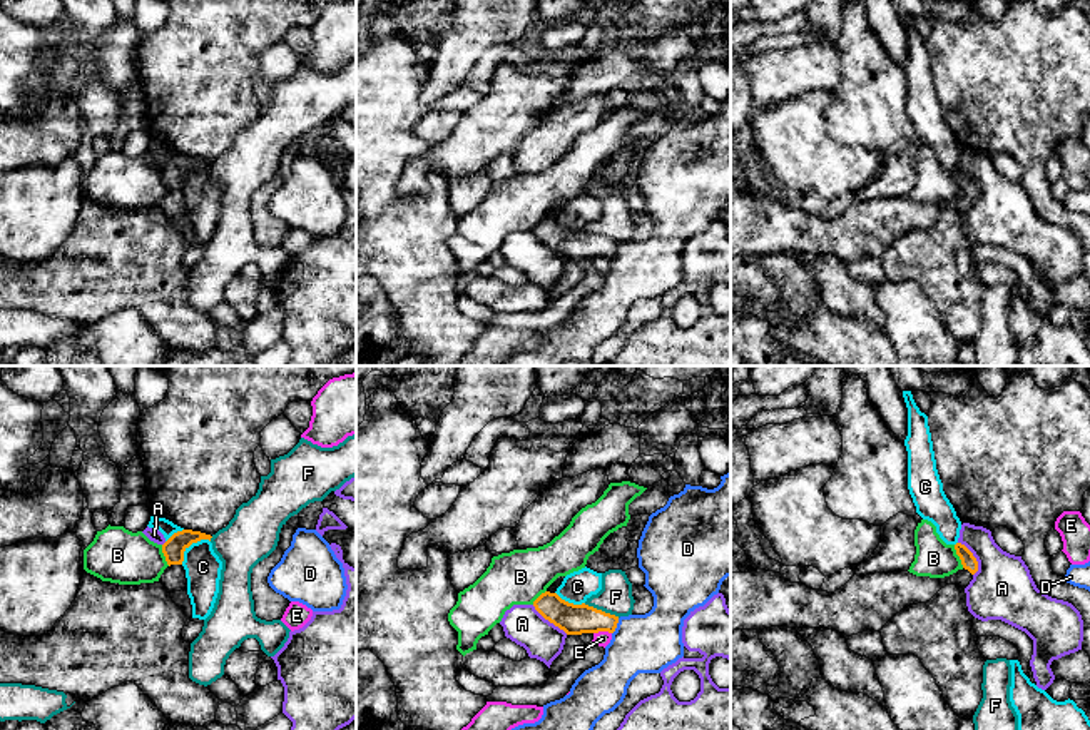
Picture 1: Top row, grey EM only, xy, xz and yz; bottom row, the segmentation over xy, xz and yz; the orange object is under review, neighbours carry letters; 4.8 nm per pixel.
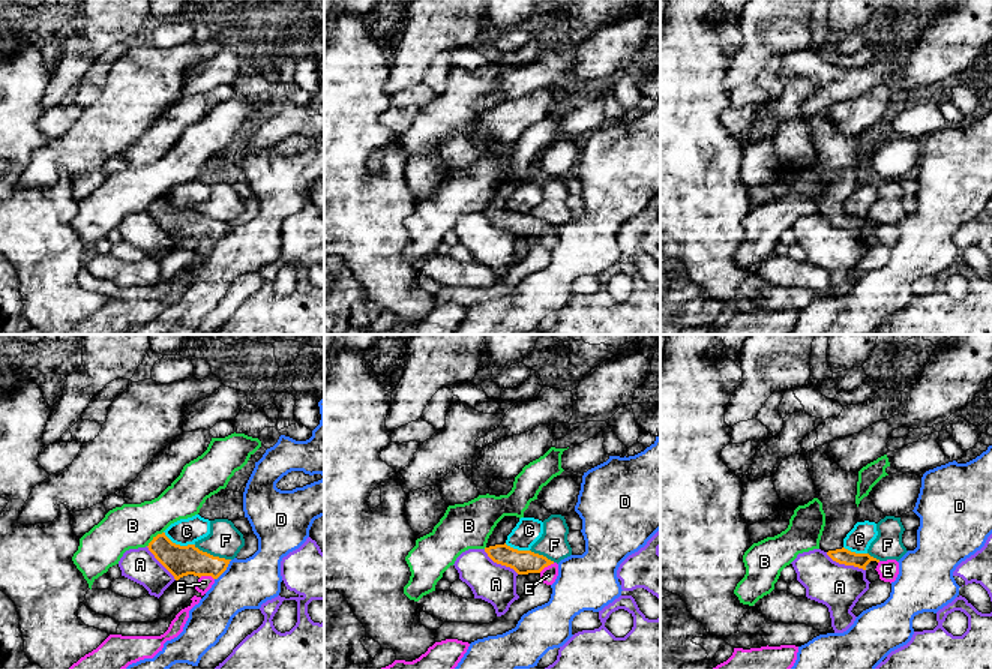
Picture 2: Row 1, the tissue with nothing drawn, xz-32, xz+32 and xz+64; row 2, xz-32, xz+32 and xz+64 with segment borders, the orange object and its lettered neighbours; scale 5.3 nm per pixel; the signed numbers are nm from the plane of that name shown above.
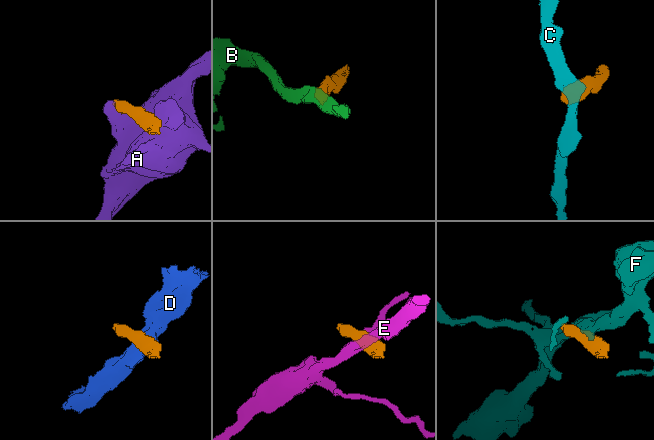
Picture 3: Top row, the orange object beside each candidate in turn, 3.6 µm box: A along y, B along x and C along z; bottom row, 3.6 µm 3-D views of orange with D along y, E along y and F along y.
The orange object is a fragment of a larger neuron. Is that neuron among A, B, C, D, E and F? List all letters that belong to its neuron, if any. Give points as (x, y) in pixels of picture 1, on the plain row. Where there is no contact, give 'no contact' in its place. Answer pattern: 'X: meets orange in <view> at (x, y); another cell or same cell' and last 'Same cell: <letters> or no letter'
A: meets orange in xz at (550, 248); another cell
B: meets orange in yz at (958, 181); another cell
C: meets orange in xy at (191, 169); another cell
D: meets orange in xz at (616, 253); another cell
E: meets orange in xz at (602, 256); another cell
F: meets orange in xz at (601, 236); another cell
Same cell: no letter

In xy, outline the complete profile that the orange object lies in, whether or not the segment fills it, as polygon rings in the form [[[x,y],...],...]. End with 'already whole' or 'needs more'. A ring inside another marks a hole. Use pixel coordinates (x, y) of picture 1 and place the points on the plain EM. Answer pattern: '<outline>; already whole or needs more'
[[[182,155],[174,159],[164,170],[162,179],[167,187],[167,194],[160,200],[159,207],[169,215],[169,217],[181,217],[187,215],[187,204],[186,195],[182,192],[184,187],[184,177],[201,165],[209,165],[211,160],[192,157],[192,155]]]; needs more

